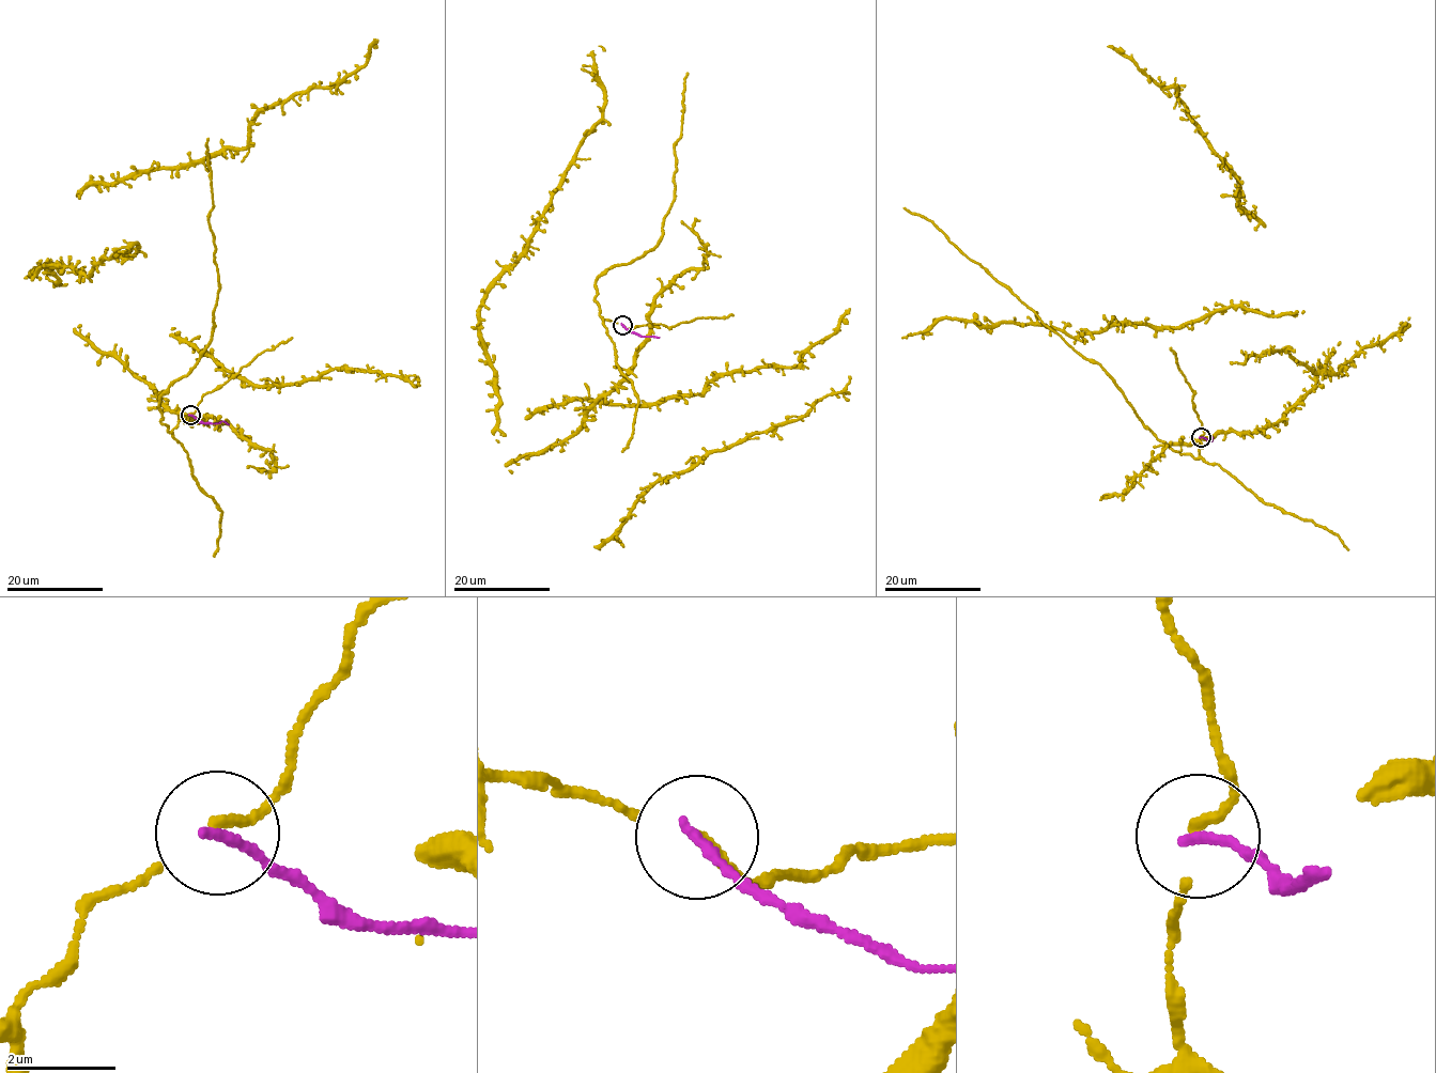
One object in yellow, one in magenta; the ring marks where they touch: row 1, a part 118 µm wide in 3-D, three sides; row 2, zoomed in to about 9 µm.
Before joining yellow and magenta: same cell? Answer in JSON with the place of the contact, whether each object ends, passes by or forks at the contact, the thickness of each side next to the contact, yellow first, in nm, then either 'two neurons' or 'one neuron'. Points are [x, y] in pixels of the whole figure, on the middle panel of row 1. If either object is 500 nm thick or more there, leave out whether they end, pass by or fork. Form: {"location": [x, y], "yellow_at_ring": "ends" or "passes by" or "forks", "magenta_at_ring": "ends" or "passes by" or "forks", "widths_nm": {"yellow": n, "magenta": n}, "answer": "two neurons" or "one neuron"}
{"location": [622, 325], "yellow_at_ring": "passes by", "magenta_at_ring": "ends", "widths_nm": {"yellow": 140, "magenta": 180}, "answer": "two neurons"}

